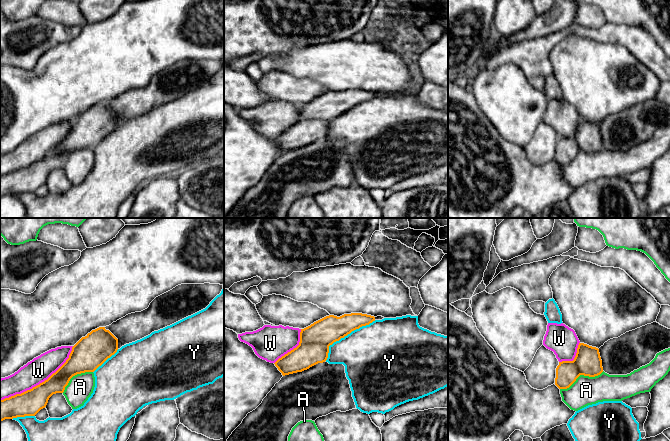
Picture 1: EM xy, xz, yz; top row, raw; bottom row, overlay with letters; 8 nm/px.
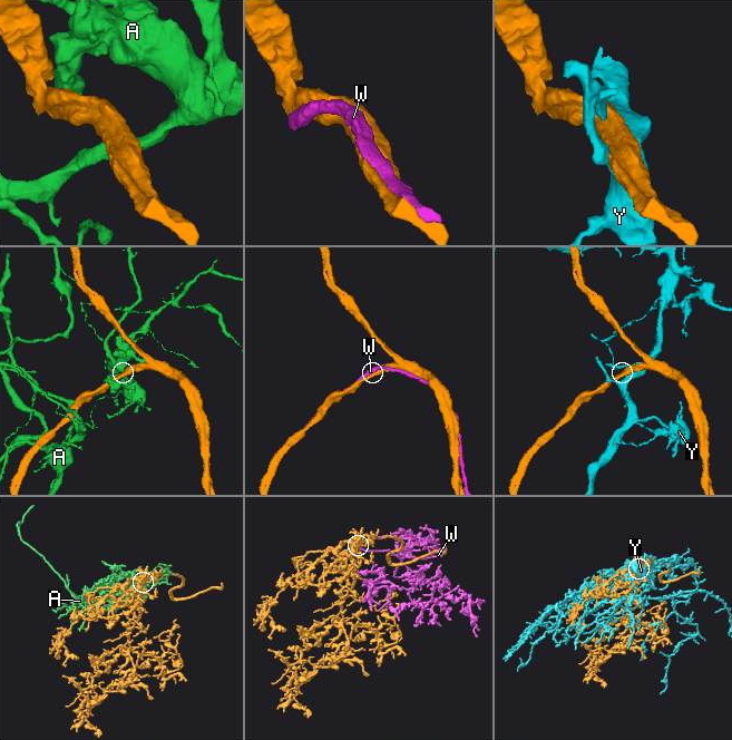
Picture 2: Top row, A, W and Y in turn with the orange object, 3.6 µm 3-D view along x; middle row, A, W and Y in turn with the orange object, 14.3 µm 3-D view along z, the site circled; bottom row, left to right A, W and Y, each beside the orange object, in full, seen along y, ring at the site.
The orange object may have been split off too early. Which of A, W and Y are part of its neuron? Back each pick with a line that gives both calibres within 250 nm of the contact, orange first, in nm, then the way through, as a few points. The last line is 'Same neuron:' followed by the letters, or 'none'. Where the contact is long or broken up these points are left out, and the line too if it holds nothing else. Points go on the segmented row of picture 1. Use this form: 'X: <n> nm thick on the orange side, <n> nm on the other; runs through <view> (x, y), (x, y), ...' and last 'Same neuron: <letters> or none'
W: 200 nm thick on the orange side, 200 nm on the other
Same neuron: W

